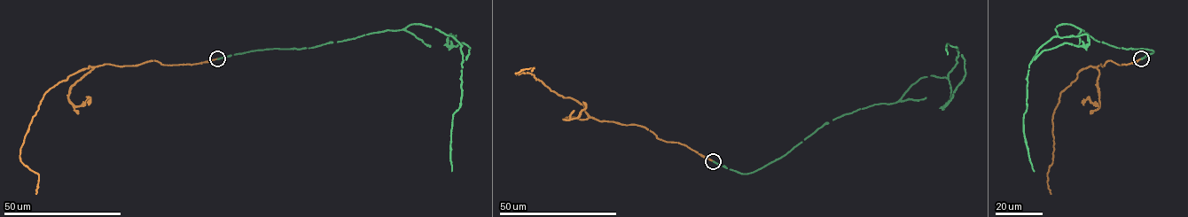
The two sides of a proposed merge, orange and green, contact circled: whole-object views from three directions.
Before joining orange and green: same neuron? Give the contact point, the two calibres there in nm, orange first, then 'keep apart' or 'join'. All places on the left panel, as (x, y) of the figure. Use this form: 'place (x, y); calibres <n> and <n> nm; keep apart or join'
place (217, 58); calibres 200 and 190 nm; keep apart

